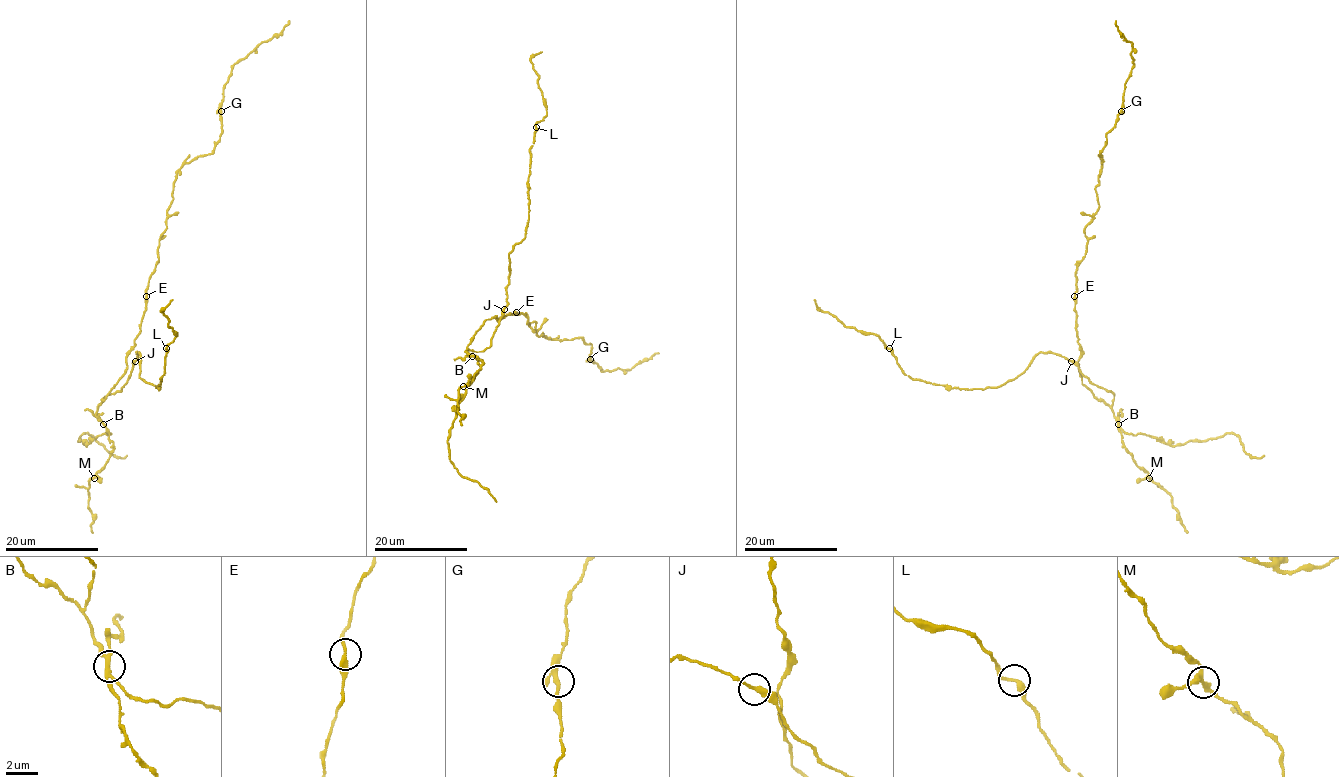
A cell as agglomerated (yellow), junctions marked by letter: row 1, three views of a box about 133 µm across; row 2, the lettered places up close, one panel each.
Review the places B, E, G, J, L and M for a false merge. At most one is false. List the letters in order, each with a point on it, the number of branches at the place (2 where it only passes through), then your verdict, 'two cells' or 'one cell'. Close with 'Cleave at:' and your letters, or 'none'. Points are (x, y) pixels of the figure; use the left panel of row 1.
B: (103, 424) | 3 | two cells
E: (146, 296) | 2 | one cell
G: (221, 111) | 3 | one cell
J: (135, 361) | 2 | one cell
L: (166, 348) | 2 | one cell
M: (94, 478) | 3 | one cell
Cleave at: B

